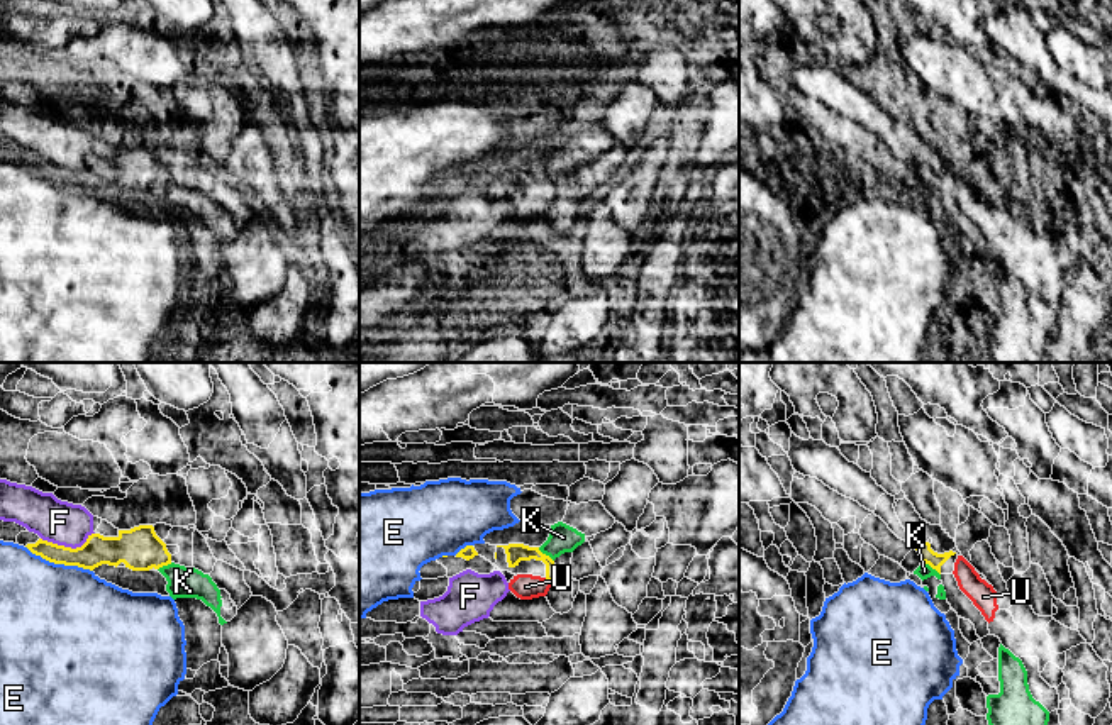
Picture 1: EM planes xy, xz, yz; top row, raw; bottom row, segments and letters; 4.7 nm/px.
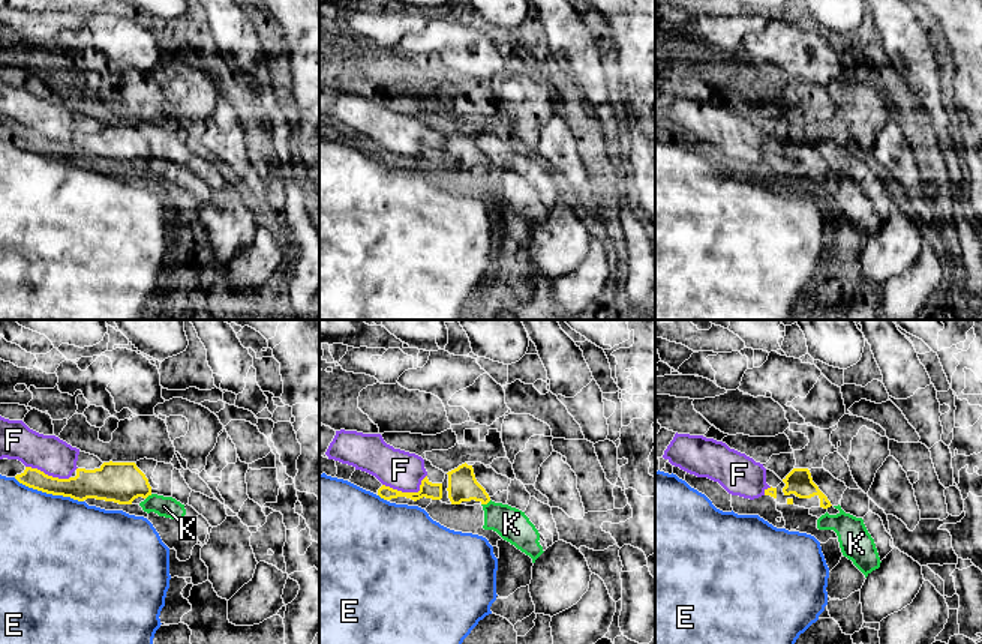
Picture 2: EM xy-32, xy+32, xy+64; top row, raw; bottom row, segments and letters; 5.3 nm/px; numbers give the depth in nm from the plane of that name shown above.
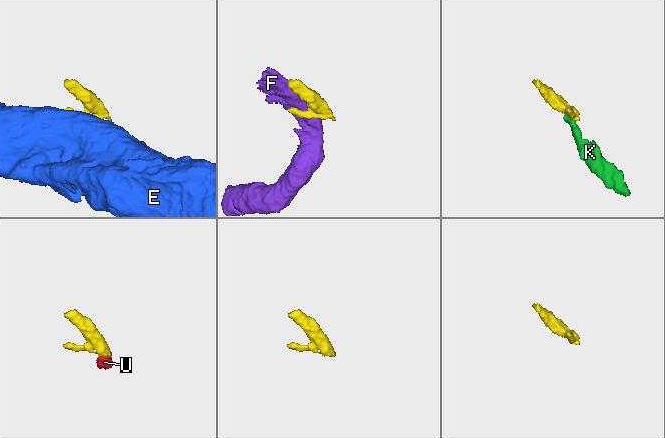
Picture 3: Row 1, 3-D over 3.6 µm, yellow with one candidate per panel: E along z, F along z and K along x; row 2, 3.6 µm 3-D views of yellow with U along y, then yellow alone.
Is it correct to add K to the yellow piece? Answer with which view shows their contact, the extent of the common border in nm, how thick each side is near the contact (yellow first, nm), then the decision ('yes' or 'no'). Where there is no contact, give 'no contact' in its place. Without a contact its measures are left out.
yz | 110 nm | 70/70 nm | no

